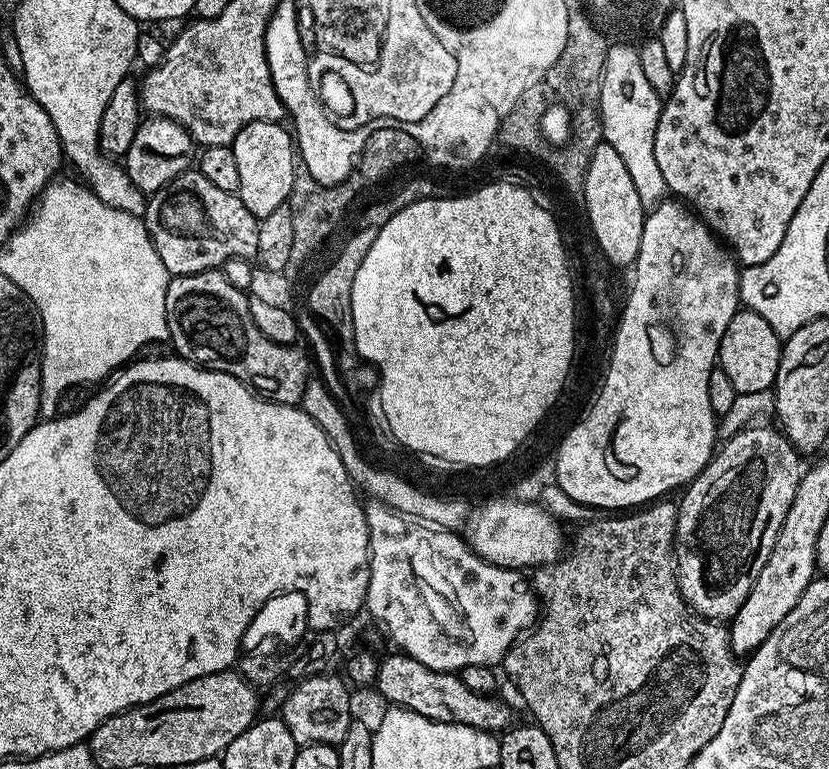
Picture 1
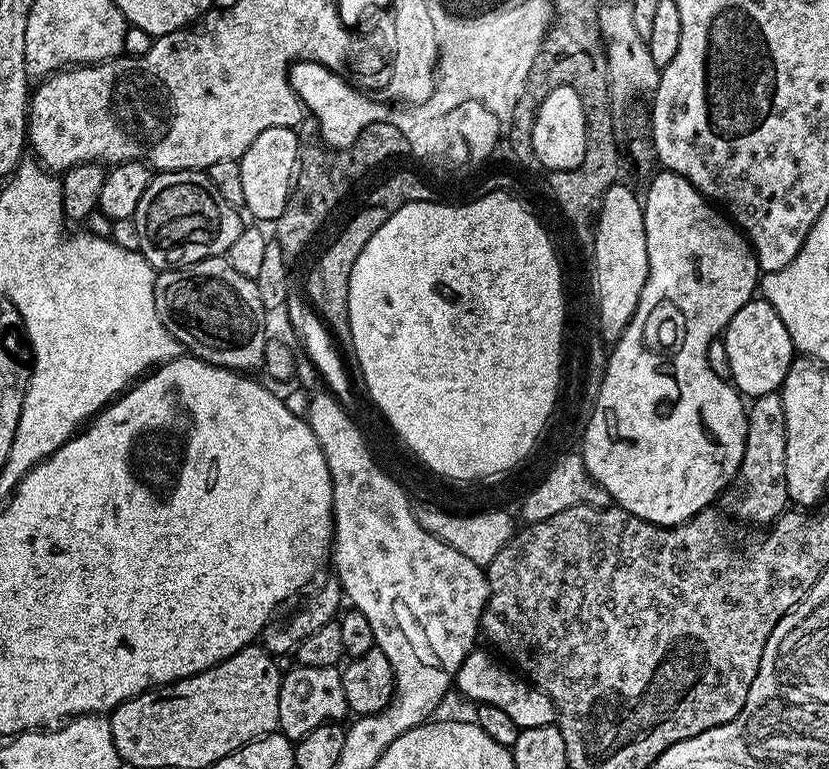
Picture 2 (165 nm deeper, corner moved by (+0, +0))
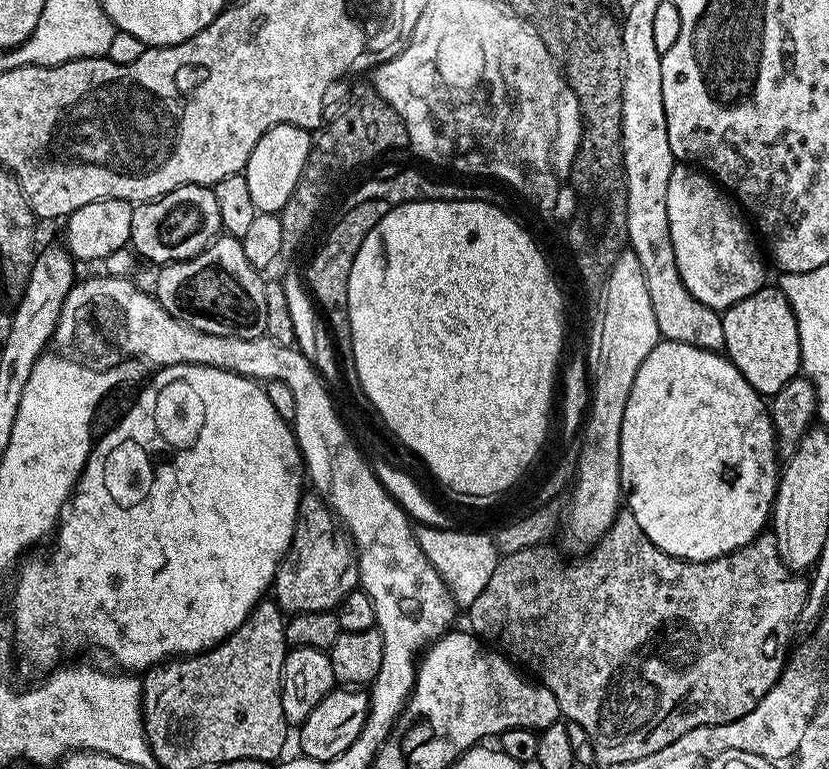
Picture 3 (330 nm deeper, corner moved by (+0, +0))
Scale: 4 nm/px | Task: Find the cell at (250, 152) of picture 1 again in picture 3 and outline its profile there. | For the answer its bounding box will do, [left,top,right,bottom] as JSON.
[242,124,313,214]

